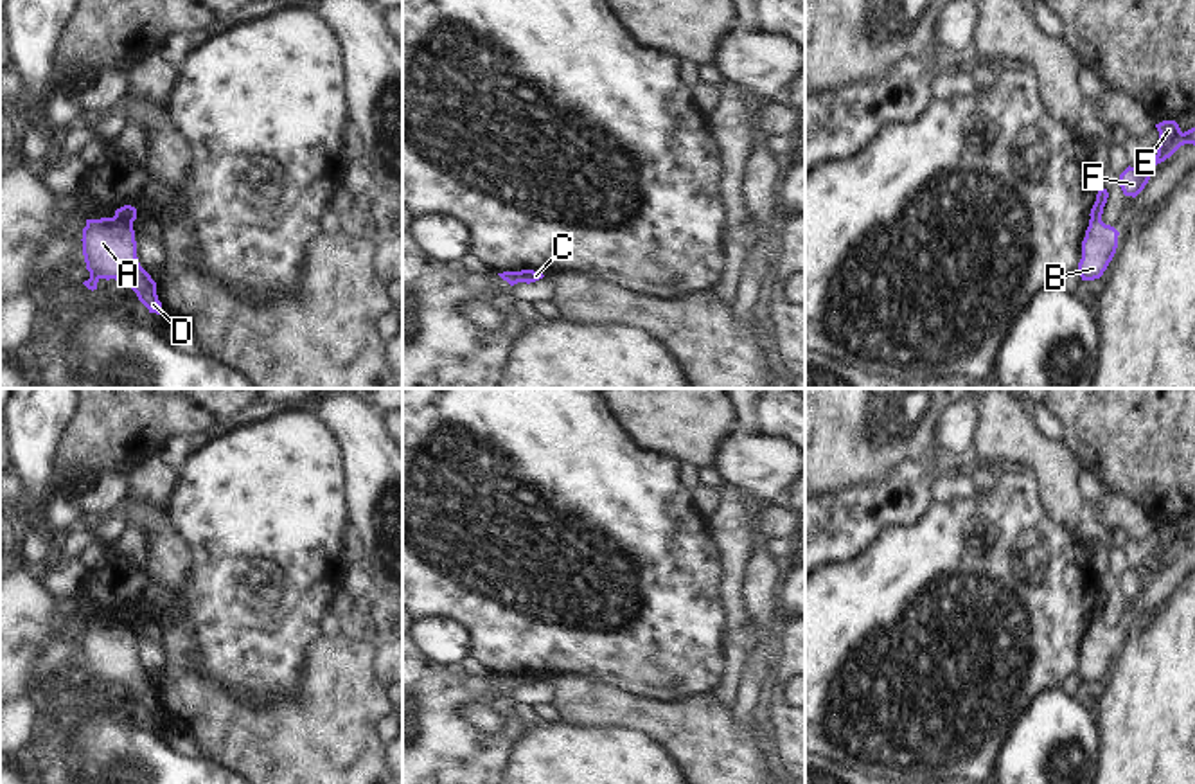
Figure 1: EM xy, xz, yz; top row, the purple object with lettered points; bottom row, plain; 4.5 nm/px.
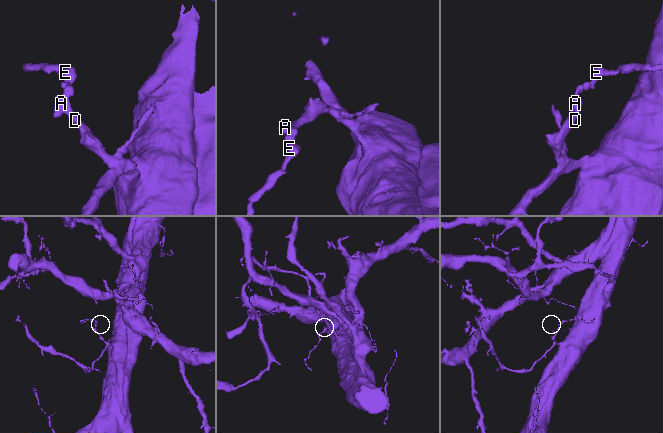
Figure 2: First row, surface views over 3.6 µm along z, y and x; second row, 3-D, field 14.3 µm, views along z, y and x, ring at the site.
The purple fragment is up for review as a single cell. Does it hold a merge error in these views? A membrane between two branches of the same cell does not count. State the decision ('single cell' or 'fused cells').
fused cells

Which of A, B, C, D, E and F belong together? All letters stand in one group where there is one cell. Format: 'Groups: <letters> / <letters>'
Groups: A B D / C E F.

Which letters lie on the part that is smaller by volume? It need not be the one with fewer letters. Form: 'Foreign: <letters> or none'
Foreign: C, E, F.

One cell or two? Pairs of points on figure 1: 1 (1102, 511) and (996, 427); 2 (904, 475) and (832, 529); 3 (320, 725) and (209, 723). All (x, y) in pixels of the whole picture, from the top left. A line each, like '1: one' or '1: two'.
1: two
2: one
3: one

